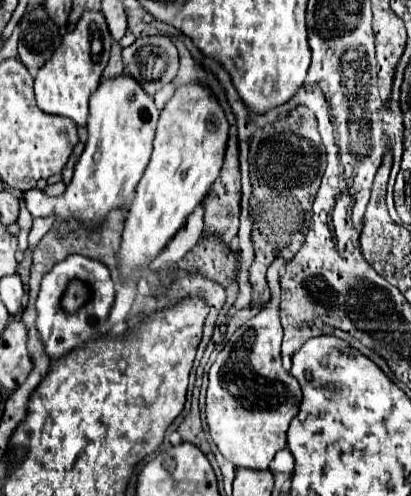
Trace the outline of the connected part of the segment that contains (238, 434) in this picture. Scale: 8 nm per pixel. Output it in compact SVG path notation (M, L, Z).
M270 299L262 311L230 337L212 365L206 395L206 421L218 451L234 467L268 469L276 451L286 447L286 431L298 413L302 391L280 361L280 301Z

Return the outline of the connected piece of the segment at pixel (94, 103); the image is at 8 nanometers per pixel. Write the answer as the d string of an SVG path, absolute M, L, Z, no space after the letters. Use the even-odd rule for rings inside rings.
M120 73L112 79L102 79L90 97L90 115L86 123L88 141L74 167L70 185L60 197L46 197L46 193L38 189L24 191L22 199L30 215L46 217L56 213L60 219L76 217L88 229L98 229L112 209L130 205L136 185L150 161L158 115L160 111L156 109L154 99L132 75Z

